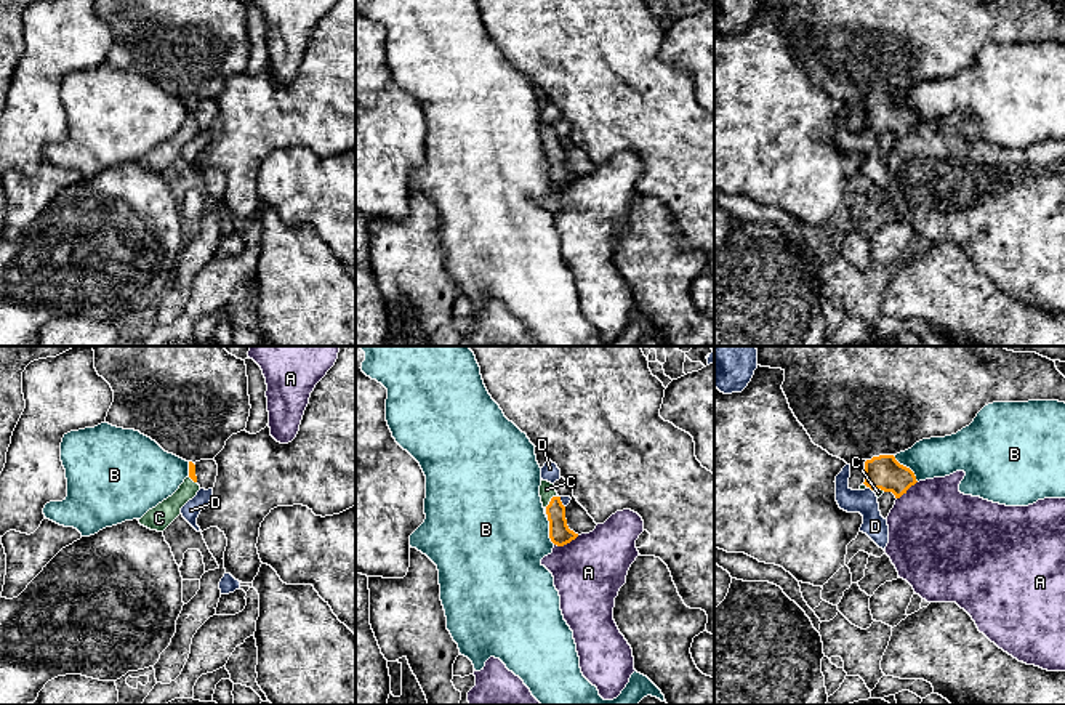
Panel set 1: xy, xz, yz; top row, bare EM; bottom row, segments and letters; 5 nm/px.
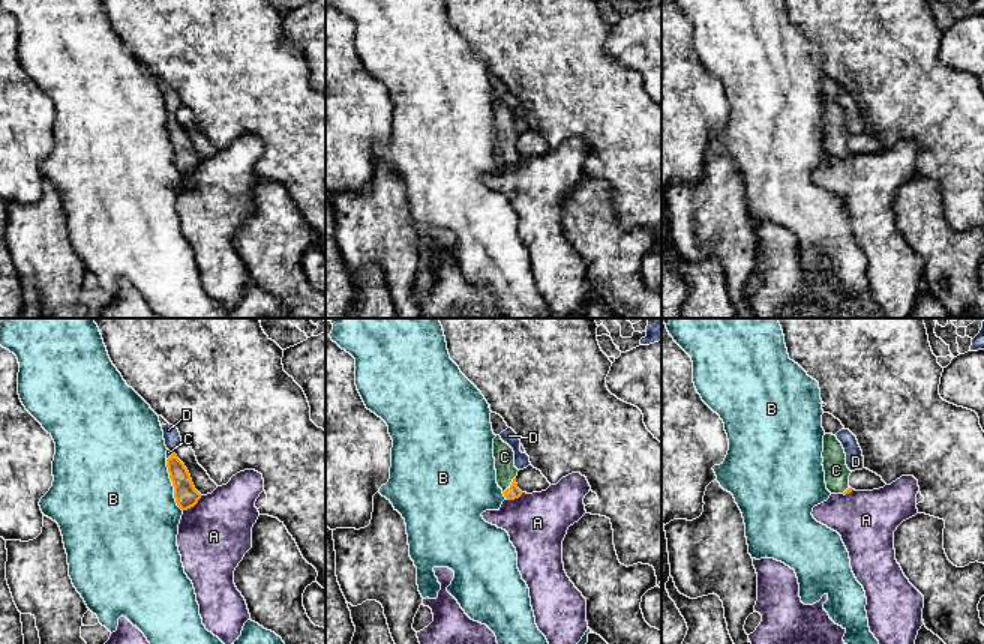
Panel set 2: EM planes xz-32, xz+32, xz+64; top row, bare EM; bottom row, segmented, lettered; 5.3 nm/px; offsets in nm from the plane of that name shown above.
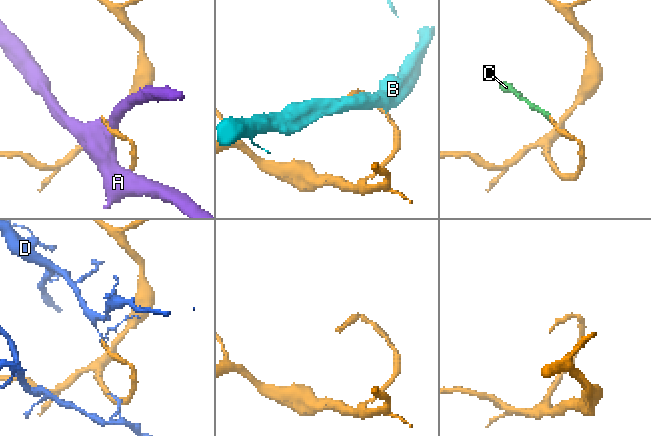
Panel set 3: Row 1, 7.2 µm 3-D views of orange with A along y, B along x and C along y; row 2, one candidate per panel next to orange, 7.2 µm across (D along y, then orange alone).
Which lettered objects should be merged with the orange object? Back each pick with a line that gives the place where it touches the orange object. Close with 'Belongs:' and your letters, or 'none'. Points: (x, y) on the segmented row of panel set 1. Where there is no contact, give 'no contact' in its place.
C: xz (548, 505)
Belongs: C

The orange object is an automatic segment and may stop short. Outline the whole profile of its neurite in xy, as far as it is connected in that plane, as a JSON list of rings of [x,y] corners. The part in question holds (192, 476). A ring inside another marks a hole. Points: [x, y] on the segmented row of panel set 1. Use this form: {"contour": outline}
{"contour": [[[189,461],[189,476],[179,489],[138,519],[139,524],[151,530],[163,532],[181,514],[181,508],[192,500],[199,490],[200,485],[197,484],[195,465]]]}

